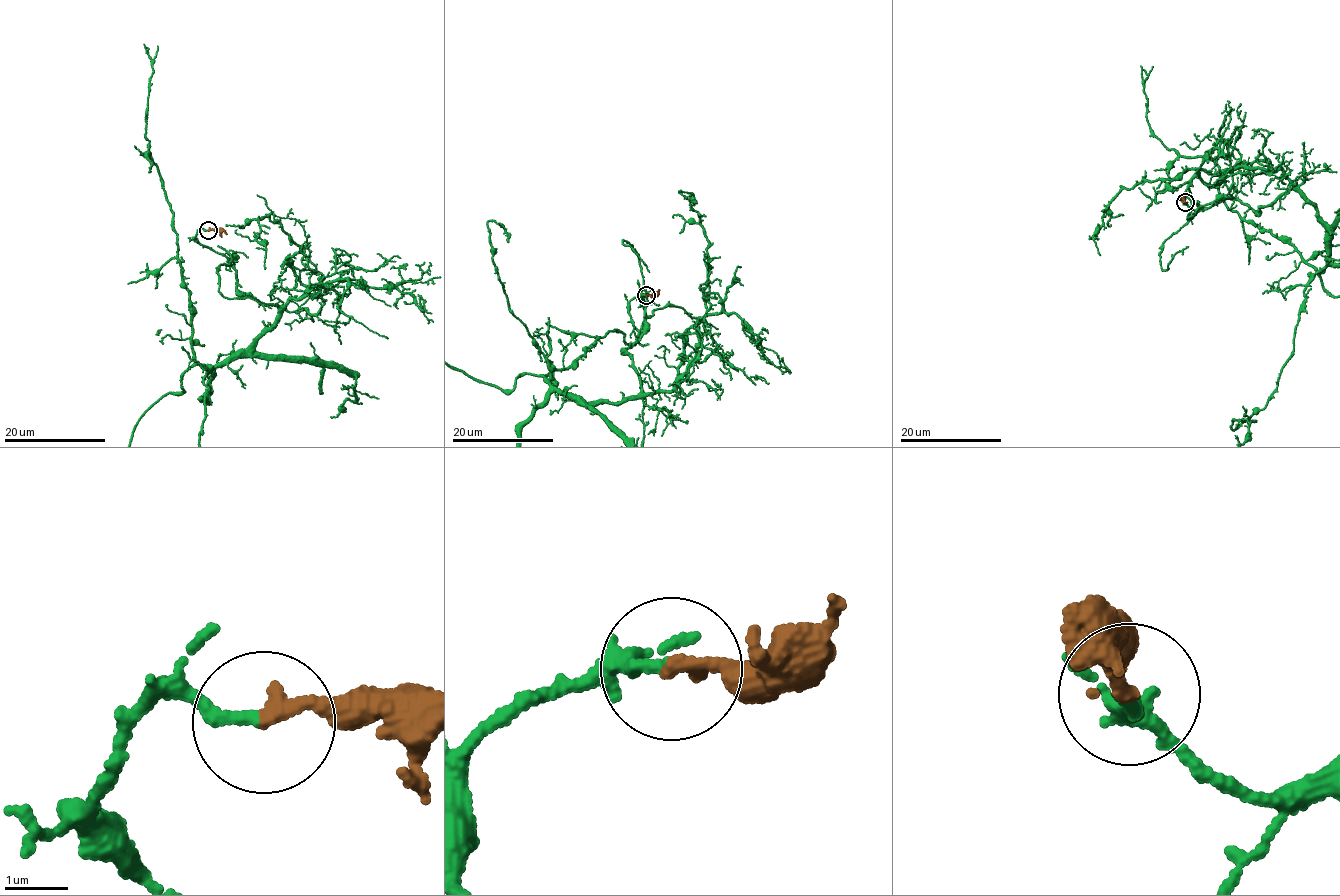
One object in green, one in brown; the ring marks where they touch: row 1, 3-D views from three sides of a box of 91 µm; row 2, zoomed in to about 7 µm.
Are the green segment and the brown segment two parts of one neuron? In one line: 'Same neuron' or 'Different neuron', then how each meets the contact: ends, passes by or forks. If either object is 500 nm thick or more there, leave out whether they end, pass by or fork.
Same neuron. At the ring green ends. At the ring brown ends

